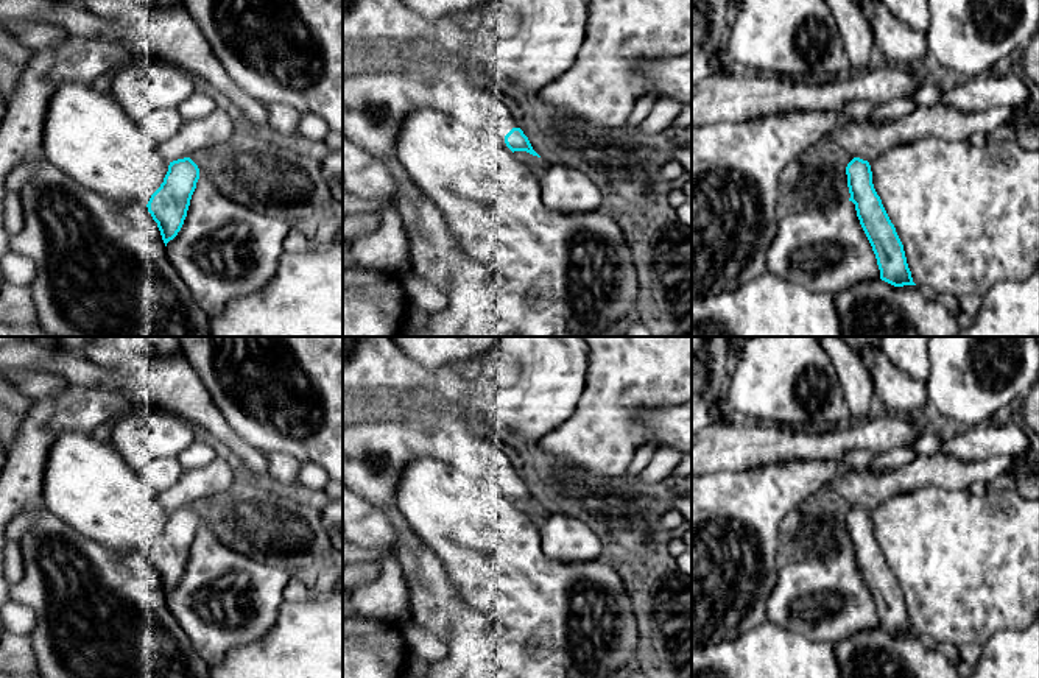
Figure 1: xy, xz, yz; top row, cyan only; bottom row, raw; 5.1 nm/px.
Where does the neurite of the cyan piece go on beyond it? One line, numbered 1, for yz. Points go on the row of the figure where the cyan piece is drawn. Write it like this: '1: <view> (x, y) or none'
1: none

